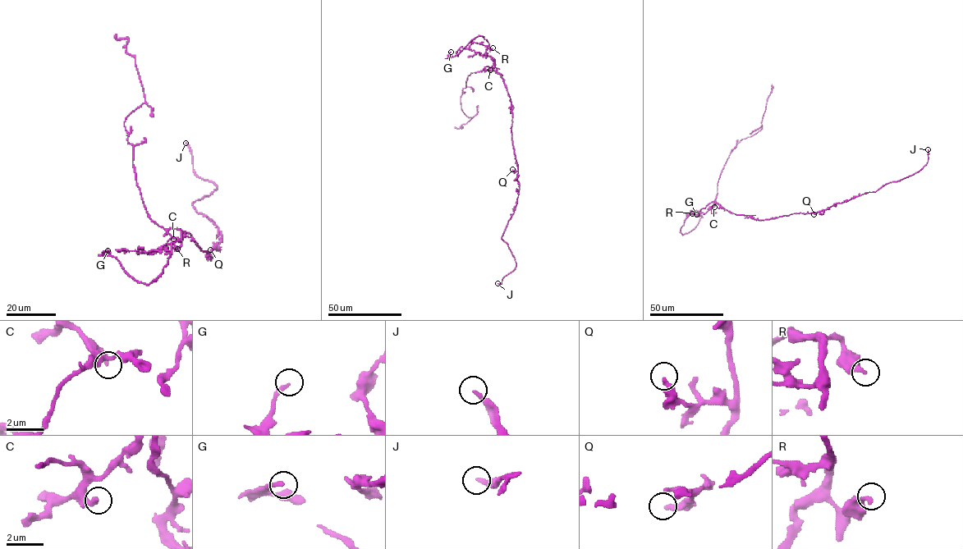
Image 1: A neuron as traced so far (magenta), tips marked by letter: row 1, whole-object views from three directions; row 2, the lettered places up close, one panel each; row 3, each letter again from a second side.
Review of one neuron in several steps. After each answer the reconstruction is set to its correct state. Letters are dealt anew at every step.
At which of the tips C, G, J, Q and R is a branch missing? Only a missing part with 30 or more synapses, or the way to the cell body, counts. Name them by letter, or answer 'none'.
J

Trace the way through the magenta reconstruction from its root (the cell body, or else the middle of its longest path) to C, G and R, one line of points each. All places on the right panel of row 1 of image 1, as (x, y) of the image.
C: (752, 217), (732, 213), (715, 201), (714, 207)
G: (752, 217), (713, 201), (690, 211), (683, 235), (698, 223), (702, 217), (696, 214)
R: (752, 217), (732, 213), (714, 201), (699, 212), (693, 210), (692, 213)

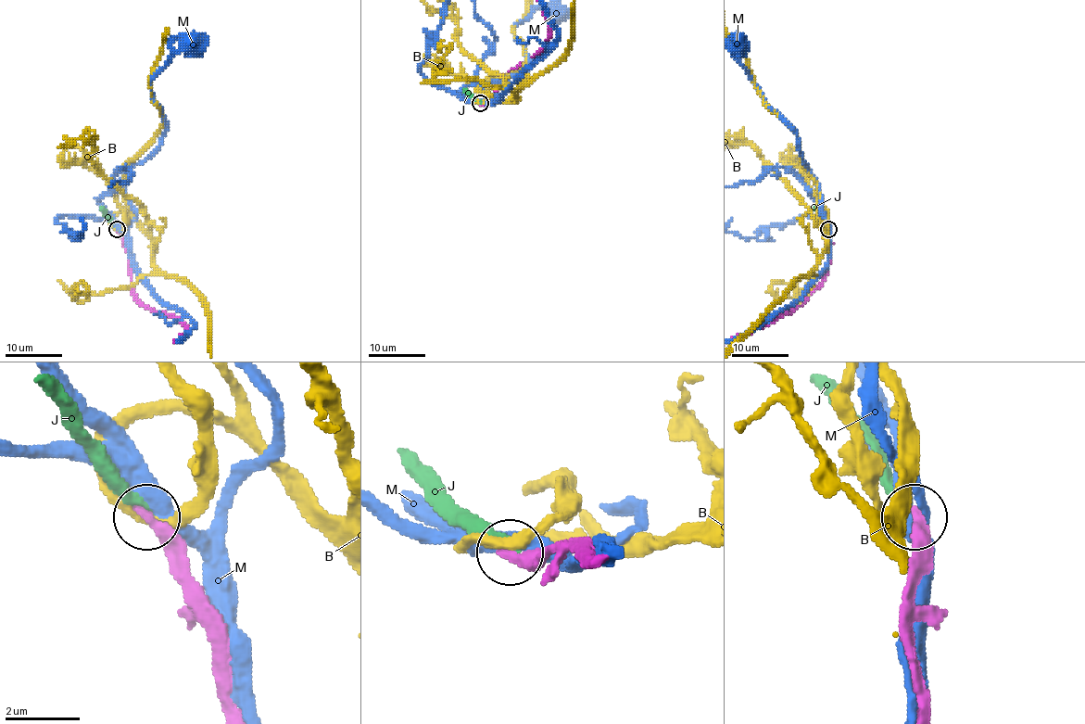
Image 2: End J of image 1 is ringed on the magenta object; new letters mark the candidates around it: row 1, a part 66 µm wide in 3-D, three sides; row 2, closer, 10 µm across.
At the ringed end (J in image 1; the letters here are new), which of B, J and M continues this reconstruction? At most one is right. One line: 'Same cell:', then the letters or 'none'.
Same cell: J

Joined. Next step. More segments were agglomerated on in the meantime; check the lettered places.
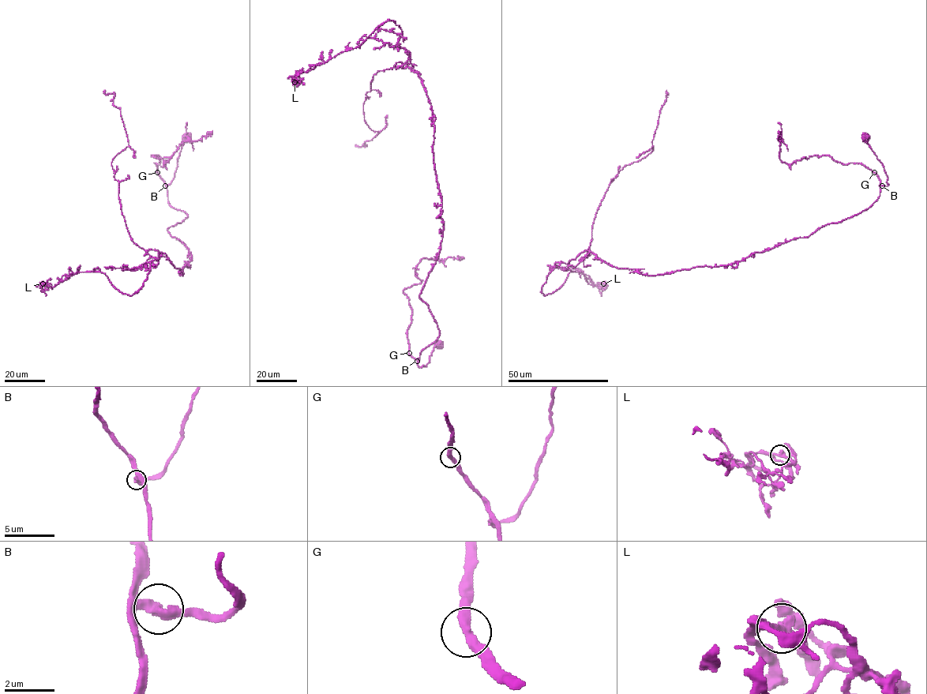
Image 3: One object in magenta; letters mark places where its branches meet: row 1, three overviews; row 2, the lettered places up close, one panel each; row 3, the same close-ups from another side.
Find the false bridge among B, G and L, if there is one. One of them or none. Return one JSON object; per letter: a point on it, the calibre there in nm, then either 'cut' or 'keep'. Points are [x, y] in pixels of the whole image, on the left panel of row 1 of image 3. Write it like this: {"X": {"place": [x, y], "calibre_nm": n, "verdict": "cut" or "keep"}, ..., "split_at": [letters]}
{"B": {"place": [165, 185], "calibre_nm": 340, "verdict": "keep"}, "G": {"place": [157, 172], "calibre_nm": 340, "verdict": "keep"}, "L": {"place": [43, 283], "calibre_nm": 320, "verdict": "keep"}, "split_at": []}

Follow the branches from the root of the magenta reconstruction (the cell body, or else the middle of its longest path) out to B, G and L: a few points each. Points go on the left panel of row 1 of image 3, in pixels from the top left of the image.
B: (185, 137), (174, 178), (165, 185)
G: (185, 137), (172, 181), (166, 185), (157, 172)
L: (185, 137), (165, 185), (187, 215), (167, 229), (182, 275), (155, 250), (130, 295), (99, 271), (42, 283)

